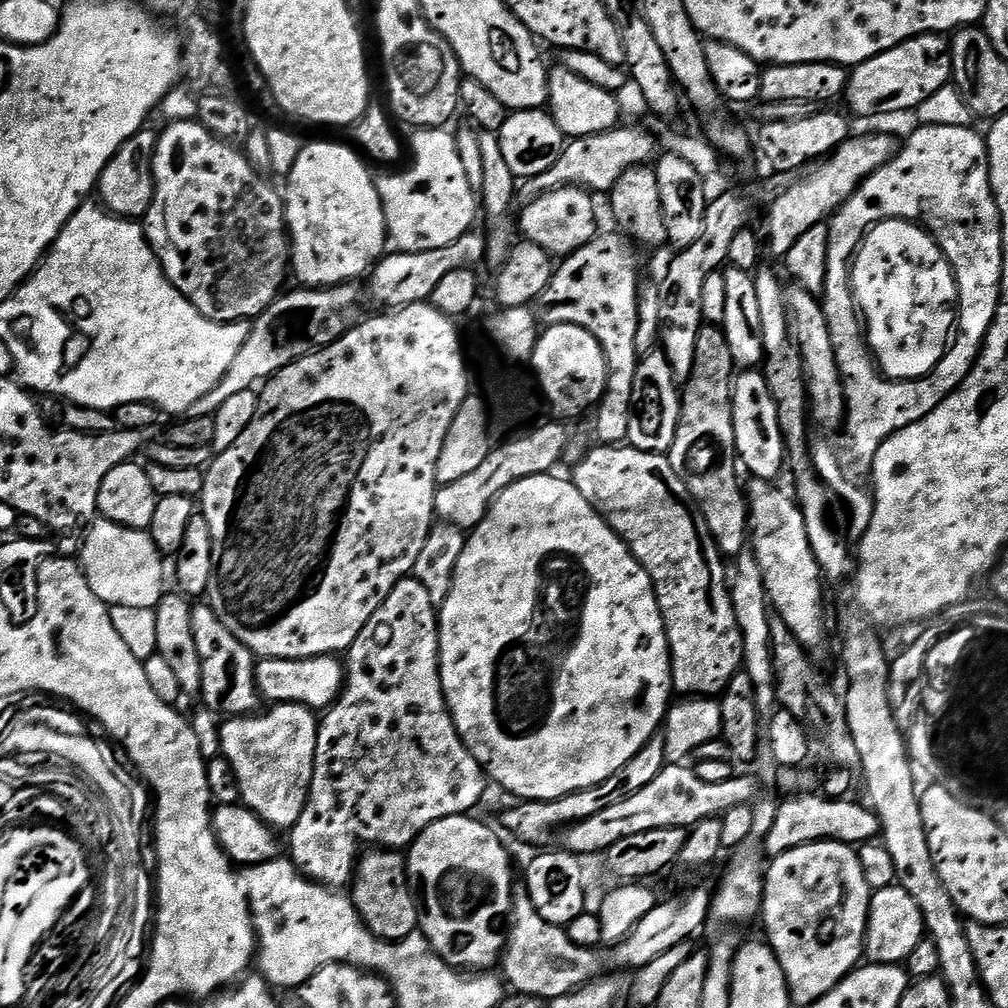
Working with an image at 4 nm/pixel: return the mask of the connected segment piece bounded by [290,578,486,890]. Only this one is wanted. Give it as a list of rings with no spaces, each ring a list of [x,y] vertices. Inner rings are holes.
[[[405,578],[386,594],[386,602],[374,610],[370,622],[362,626],[362,634],[354,638],[351,648],[346,653],[346,683],[344,691],[332,707],[327,709],[319,717],[316,729],[316,757],[314,758],[314,774],[312,785],[308,791],[308,801],[302,810],[302,818],[290,830],[292,836],[292,853],[290,859],[299,870],[301,876],[308,877],[316,884],[333,890],[344,890],[351,885],[352,877],[356,874],[358,857],[365,846],[375,846],[380,850],[404,850],[407,849],[434,822],[451,816],[463,816],[473,811],[472,807],[484,796],[484,780],[486,773],[470,754],[470,750],[462,742],[458,730],[454,726],[454,718],[448,709],[448,703],[442,690],[442,678],[440,677],[440,621],[438,619],[438,605],[430,602],[430,593],[415,578]]]

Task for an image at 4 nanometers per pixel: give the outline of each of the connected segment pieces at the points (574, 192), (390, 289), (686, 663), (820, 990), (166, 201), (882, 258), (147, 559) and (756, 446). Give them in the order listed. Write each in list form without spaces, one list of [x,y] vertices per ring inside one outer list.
[[[574,187],[559,188],[553,192],[547,192],[537,198],[537,200],[529,200],[523,205],[524,209],[518,212],[518,228],[522,233],[523,239],[530,244],[542,246],[542,250],[546,250],[548,255],[553,258],[563,258],[571,256],[582,246],[586,246],[594,237],[598,235],[596,228],[596,204],[593,193]]]
[[[473,230],[462,234],[458,242],[442,246],[442,250],[426,250],[422,254],[393,251],[385,255],[370,273],[370,280],[376,283],[376,300],[380,304],[385,304],[385,309],[388,310],[431,301],[434,286],[438,286],[438,282],[442,282],[442,278],[446,278],[450,270],[475,269],[476,264],[483,265],[487,250],[487,235],[483,231]]]
[[[595,446],[589,447],[584,455],[580,457],[580,461],[571,469],[570,479],[576,488],[582,494],[582,498],[586,498],[586,502],[590,502],[590,506],[596,508],[596,513],[602,517],[613,530],[619,534],[628,545],[628,549],[634,554],[634,558],[638,558],[638,562],[646,570],[646,574],[650,574],[652,585],[656,591],[658,598],[658,606],[660,613],[664,619],[664,629],[668,635],[668,652],[672,656],[672,686],[677,693],[683,694],[688,698],[716,698],[719,697],[728,688],[728,683],[732,681],[736,675],[741,672],[744,667],[744,643],[742,642],[742,630],[738,626],[738,618],[734,612],[732,605],[732,593],[730,591],[730,580],[726,575],[724,577],[725,557],[721,556],[718,546],[714,542],[714,538],[710,534],[710,530],[706,526],[706,518],[701,514],[696,500],[690,494],[690,490],[686,490],[686,486],[682,482],[682,478],[678,478],[678,474],[674,474],[674,466],[670,466],[667,455],[658,452],[643,452],[631,446]]]
[[[823,840],[806,846],[798,846],[786,854],[775,857],[771,863],[767,865],[764,878],[764,906],[762,909],[762,921],[764,920],[764,928],[768,931],[766,942],[774,950],[782,970],[786,974],[791,1003],[793,1005],[805,1004],[805,1006],[811,1006],[816,1000],[821,1000],[827,992],[839,986],[849,976],[853,968],[857,967],[865,959],[864,938],[868,935],[868,911],[872,905],[873,890],[866,882],[866,874],[862,874],[859,851],[853,845],[840,844],[836,840]]]
[[[199,119],[178,120],[167,125],[169,127],[163,133],[159,133],[156,142],[156,154],[154,156],[154,198],[150,202],[150,210],[142,218],[144,237],[148,240],[148,245],[154,250],[154,254],[160,260],[164,273],[177,290],[190,301],[196,309],[206,318],[210,318],[219,324],[232,324],[235,320],[247,320],[249,322],[256,319],[274,303],[285,291],[284,279],[290,276],[290,237],[286,231],[284,222],[284,198],[279,187],[268,181],[261,173],[256,171],[256,167],[250,163],[248,157],[235,143],[221,140],[206,126],[201,124]]]
[[[883,220],[882,223],[874,225],[864,237],[856,258],[852,262],[852,293],[856,296],[856,307],[862,320],[868,323],[866,327],[866,343],[880,369],[890,380],[920,380],[928,376],[942,362],[945,352],[950,347],[950,341],[954,336],[954,329],[958,324],[958,289],[956,287],[956,276],[952,273],[952,266],[944,257],[943,250],[937,244],[932,233],[921,228],[919,224],[913,224],[911,220]]]
[[[97,519],[87,529],[84,549],[78,555],[78,563],[90,582],[90,590],[98,594],[103,604],[111,607],[130,606],[155,609],[163,598],[165,557],[160,555],[147,531],[127,528],[112,520]]]
[[[744,370],[732,385],[732,413],[736,435],[736,455],[739,463],[758,480],[779,481],[780,471],[786,468],[786,449],[782,430],[778,426],[778,406],[770,394],[763,371]]]

